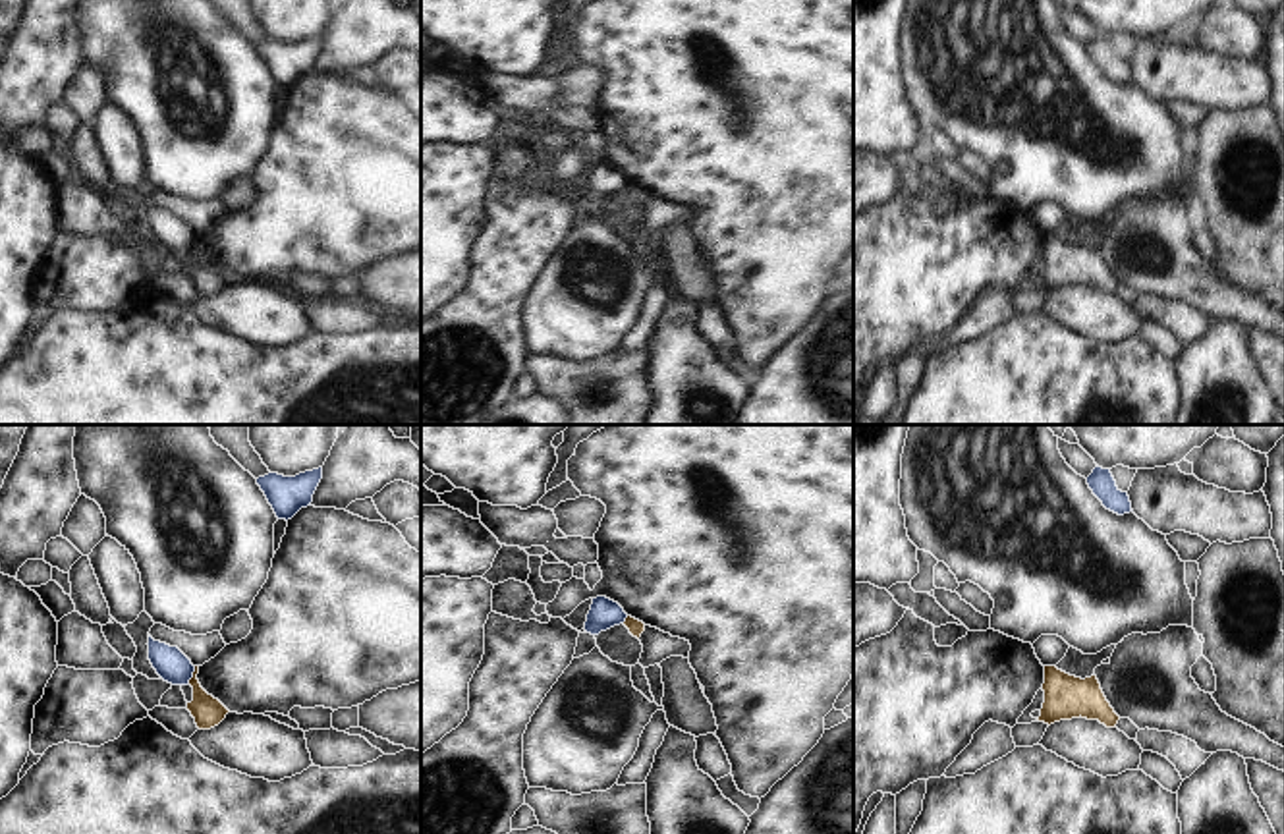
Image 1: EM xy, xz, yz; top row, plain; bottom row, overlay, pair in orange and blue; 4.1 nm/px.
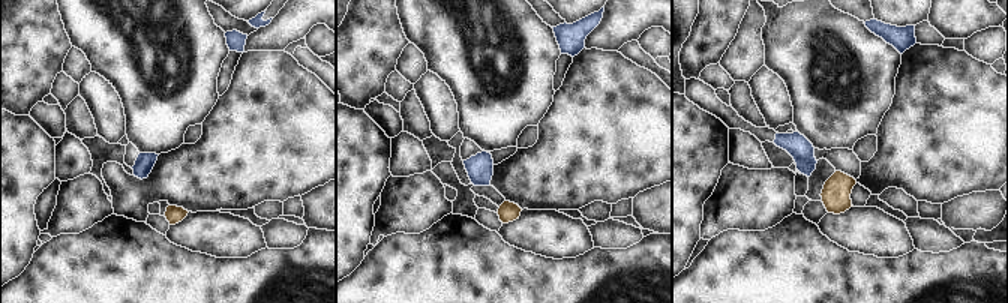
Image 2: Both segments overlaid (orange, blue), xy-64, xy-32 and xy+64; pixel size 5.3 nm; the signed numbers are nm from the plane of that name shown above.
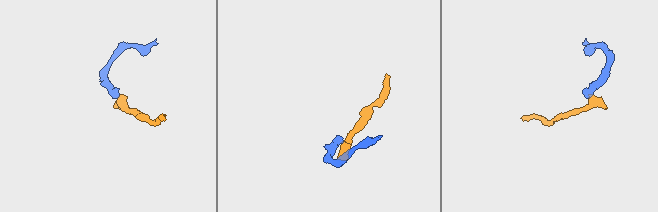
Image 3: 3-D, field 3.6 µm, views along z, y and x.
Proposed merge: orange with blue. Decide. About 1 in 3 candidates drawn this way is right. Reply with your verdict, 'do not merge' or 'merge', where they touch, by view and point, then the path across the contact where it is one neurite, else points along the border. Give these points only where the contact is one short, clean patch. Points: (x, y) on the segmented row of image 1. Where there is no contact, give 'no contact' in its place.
do not merge; meets orange in xy at (194, 674); border along xy (195, 667), (188, 682)

